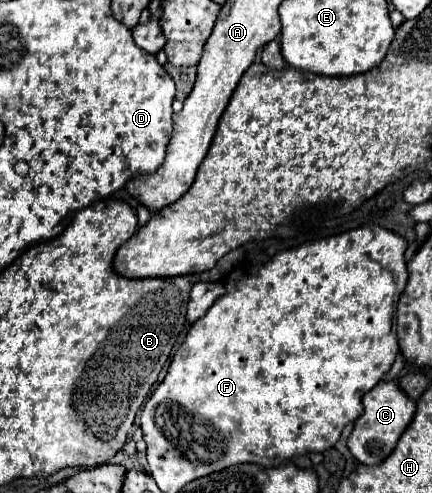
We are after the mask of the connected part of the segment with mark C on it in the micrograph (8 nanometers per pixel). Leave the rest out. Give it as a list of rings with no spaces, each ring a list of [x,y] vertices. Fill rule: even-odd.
[[[397,379],[393,381],[381,381],[371,391],[363,395],[363,415],[355,421],[355,427],[347,439],[347,447],[353,453],[357,461],[363,465],[377,465],[383,459],[389,457],[389,453],[395,449],[401,433],[407,429],[415,415],[415,401],[409,399],[405,393],[401,393],[401,387]]]

